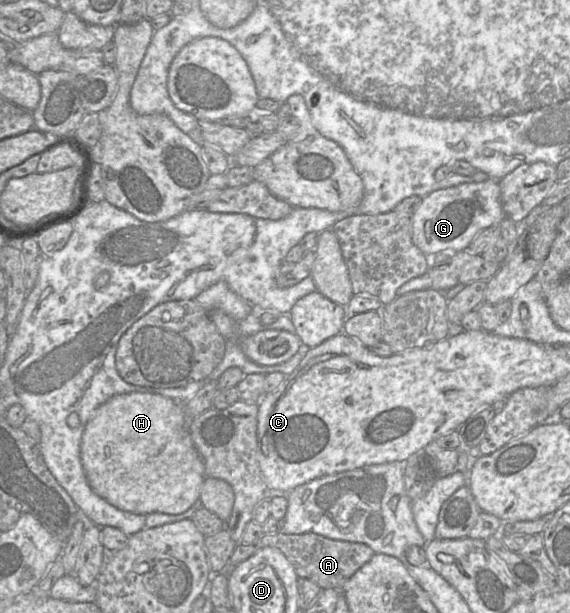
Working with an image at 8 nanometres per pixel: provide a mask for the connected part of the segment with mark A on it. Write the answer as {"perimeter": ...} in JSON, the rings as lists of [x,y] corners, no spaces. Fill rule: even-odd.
{"perimeter":[[[315,533],[264,535],[252,544],[238,544],[231,556],[230,566],[235,568],[255,553],[266,547],[279,549],[293,565],[299,578],[308,579],[322,590],[334,589],[342,592],[349,579],[367,562],[374,551],[364,543],[332,540]]]}

